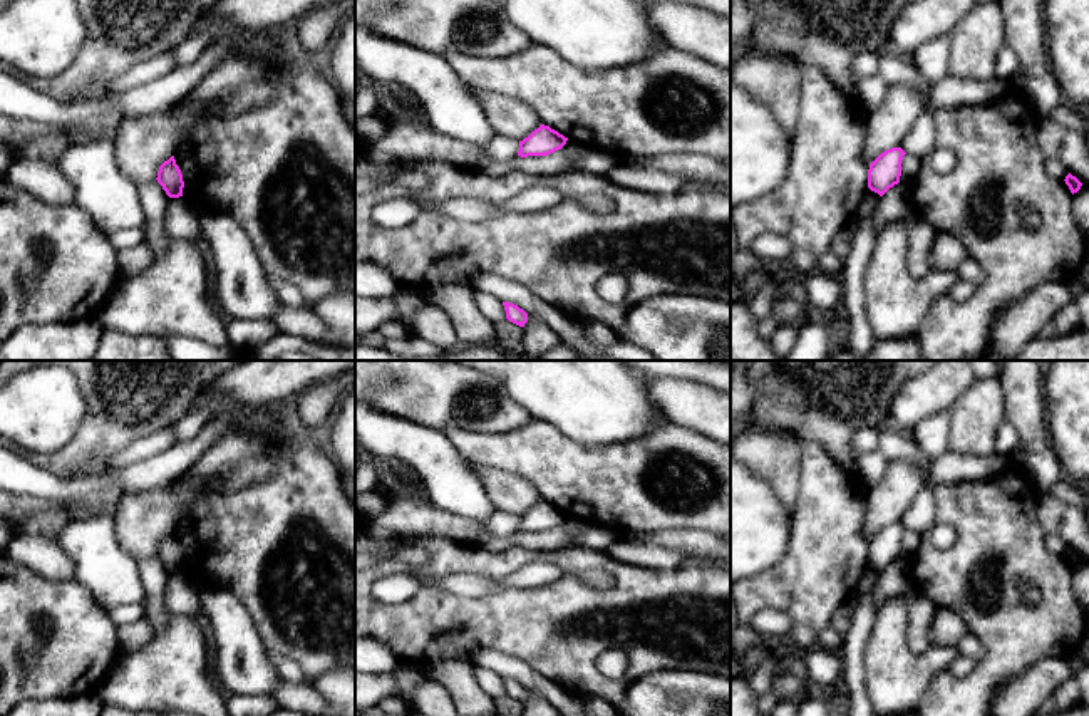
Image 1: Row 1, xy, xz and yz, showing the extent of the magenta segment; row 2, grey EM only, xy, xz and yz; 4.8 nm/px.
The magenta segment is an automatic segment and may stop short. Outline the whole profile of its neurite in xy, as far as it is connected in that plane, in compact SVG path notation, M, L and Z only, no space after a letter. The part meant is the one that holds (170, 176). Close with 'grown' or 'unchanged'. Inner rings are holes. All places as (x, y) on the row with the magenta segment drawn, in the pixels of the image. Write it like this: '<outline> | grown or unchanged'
M174 156L159 166L156 179L169 198L183 196L184 181Z | unchanged

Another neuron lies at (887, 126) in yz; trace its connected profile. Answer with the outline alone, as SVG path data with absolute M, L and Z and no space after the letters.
M908 86L890 87L883 104L866 114L863 159L871 164L881 153L900 148L928 97Z

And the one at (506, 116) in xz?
M471 87L471 94L477 99L491 127L499 136L523 141L541 126L536 112L516 99L476 87Z

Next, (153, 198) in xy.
M157 179L139 183L136 186L147 220L144 241L149 245L152 263L164 253L169 243L169 235L164 226L164 213L169 205L169 196Z

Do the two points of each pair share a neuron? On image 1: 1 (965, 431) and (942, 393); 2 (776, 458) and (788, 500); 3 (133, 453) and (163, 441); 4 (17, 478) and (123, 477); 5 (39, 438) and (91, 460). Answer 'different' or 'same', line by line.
1: different
2: same
3: same
4: same
5: different

